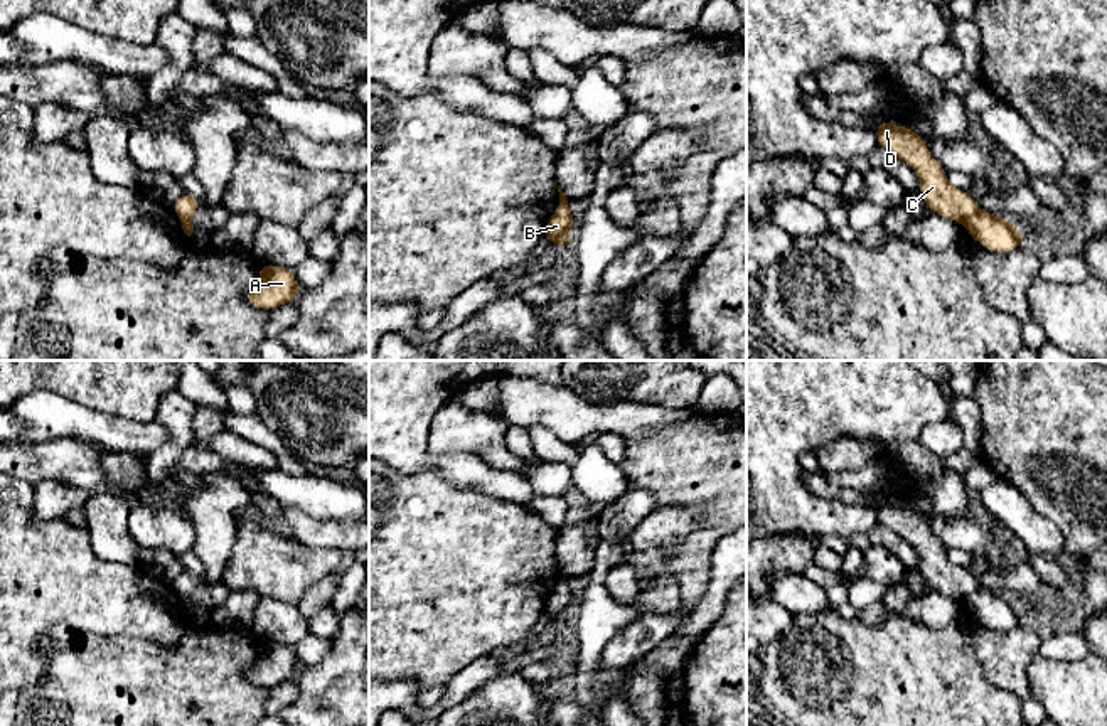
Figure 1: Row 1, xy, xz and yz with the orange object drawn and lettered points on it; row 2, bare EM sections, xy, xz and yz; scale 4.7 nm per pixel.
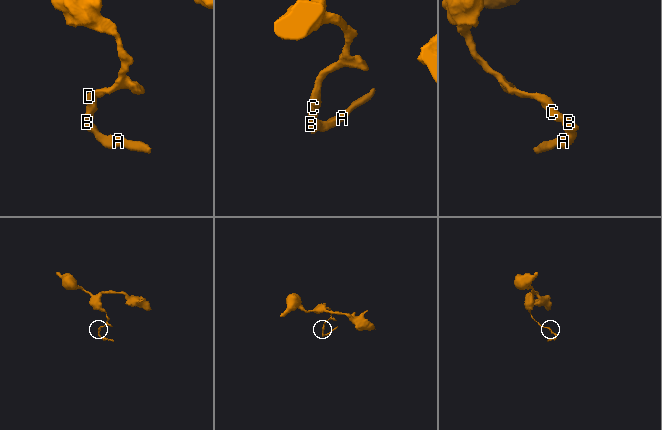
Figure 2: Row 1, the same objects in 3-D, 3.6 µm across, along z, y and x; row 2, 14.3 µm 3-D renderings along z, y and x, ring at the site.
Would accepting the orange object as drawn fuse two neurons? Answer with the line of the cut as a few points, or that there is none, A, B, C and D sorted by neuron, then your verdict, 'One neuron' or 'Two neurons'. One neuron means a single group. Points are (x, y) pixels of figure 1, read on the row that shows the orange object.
No split. Groups: A B C D. One neuron

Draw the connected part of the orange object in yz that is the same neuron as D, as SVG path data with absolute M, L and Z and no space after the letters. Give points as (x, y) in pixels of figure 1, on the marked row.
M880 121L878 145L908 163L918 175L920 195L933 214L962 222L972 239L992 253L1009 253L1026 241L1011 219L981 211L977 200L947 180L944 167L928 153L927 141L908 126Z

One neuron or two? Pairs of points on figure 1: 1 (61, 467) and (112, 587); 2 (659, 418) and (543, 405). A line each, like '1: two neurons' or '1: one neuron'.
1: two neurons
2: one neuron

